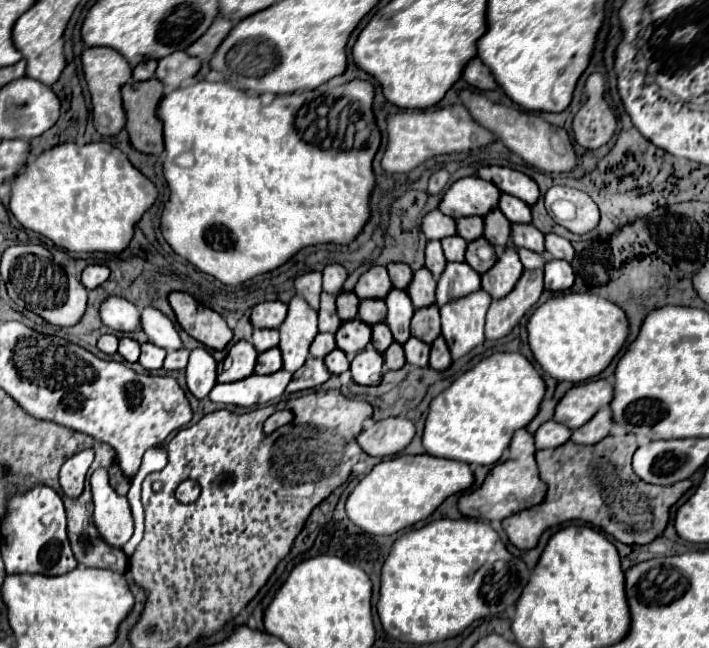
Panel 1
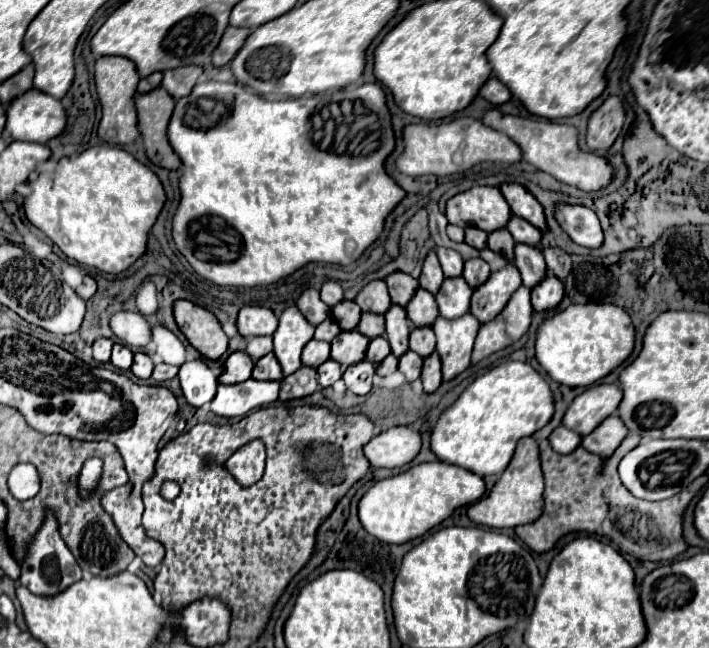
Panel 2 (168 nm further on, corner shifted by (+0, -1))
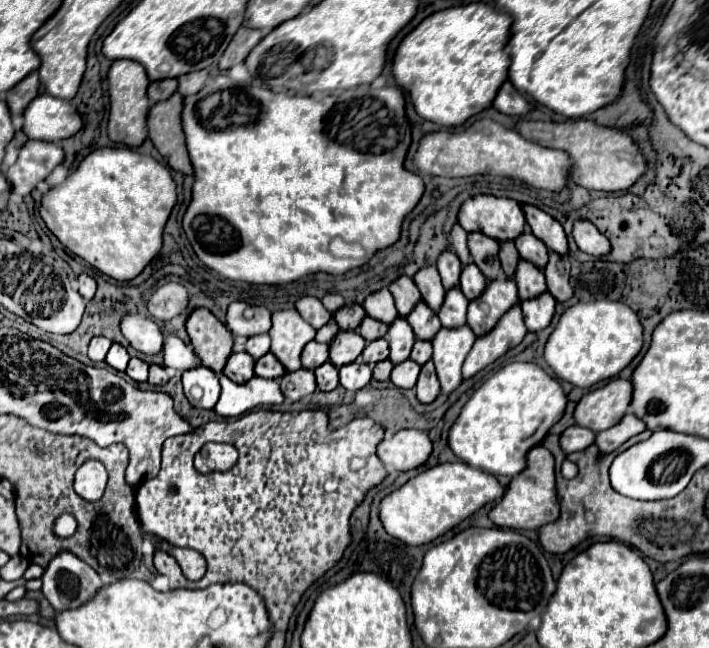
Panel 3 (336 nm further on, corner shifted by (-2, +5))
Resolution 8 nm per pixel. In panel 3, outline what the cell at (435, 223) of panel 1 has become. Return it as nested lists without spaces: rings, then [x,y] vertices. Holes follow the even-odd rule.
[[[455,224],[455,226],[451,228],[449,238],[451,238],[451,244],[453,244],[455,254],[461,258],[463,264],[467,264],[467,262],[471,260],[471,258],[469,258],[469,250],[467,250],[467,232],[463,232],[463,228],[461,228],[459,224]]]

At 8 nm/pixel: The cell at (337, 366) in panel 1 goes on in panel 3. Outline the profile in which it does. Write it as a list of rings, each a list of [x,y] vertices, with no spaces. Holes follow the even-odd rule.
[[[331,362],[321,364],[321,366],[315,370],[315,376],[317,376],[317,386],[319,386],[321,390],[325,390],[325,392],[337,388],[337,384],[339,384],[339,368],[333,366]]]

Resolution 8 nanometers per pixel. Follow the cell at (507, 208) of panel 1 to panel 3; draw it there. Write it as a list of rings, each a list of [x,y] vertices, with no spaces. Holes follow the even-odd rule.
[[[525,230],[519,238],[515,238],[515,244],[517,244],[519,254],[525,260],[531,260],[533,264],[539,264],[539,268],[545,268],[545,264],[547,264],[547,248],[539,238],[535,238],[535,234]]]

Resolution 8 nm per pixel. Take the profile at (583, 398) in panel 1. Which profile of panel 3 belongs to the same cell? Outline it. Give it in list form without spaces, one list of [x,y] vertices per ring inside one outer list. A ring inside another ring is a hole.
[[[613,378],[605,386],[585,394],[575,408],[575,424],[593,432],[607,430],[621,420],[631,404],[631,382]]]

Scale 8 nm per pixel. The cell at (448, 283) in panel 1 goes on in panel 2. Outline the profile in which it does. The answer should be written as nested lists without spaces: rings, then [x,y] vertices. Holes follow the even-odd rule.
[[[447,278],[441,284],[441,290],[437,294],[439,314],[449,320],[459,318],[461,314],[467,314],[471,294],[473,294],[473,290],[467,286],[467,282],[463,278]]]

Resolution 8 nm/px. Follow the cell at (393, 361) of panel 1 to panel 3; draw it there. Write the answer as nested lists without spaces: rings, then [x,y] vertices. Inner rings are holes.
[[[387,358],[387,360],[379,362],[379,364],[373,368],[373,378],[375,378],[375,380],[387,380],[389,374],[391,374],[391,370],[393,370],[393,362]]]

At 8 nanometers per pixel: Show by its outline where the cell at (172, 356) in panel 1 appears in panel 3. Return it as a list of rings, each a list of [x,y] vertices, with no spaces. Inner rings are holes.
[[[151,364],[151,368],[149,368],[149,382],[151,384],[165,384],[171,376],[169,376],[171,372],[165,368],[165,366],[159,366],[159,364]]]

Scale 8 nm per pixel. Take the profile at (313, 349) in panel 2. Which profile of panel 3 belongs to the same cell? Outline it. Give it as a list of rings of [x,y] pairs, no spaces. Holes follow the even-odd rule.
[[[311,340],[303,348],[303,354],[301,354],[303,368],[311,368],[311,370],[315,370],[323,362],[327,362],[327,358],[329,358],[329,346],[321,344],[321,342],[315,342],[315,340]]]

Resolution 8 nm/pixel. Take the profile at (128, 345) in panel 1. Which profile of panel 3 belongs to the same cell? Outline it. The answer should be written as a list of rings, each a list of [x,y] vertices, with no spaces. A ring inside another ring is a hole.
[[[113,344],[113,346],[109,348],[109,352],[107,352],[105,362],[107,362],[111,368],[123,372],[123,370],[127,368],[129,358],[131,358],[131,356],[127,354],[127,348],[125,348],[125,346],[121,346],[121,344]]]

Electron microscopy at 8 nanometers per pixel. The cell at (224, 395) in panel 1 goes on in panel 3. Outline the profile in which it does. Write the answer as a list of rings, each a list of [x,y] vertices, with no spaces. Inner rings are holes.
[[[221,374],[221,396],[215,404],[215,412],[225,418],[235,418],[253,410],[261,404],[281,404],[283,394],[279,390],[279,380],[267,380],[253,376],[245,384],[235,384]]]

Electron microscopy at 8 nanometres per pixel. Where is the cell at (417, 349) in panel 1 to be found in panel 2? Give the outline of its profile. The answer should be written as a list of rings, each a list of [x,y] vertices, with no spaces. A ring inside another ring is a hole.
[[[405,352],[399,358],[399,372],[405,376],[407,382],[415,382],[421,374],[421,366],[423,366],[423,358],[419,358],[415,352]]]

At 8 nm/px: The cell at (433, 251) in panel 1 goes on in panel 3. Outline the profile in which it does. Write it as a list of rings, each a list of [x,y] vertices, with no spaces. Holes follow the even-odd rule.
[[[425,266],[421,268],[415,276],[413,276],[423,300],[437,312],[443,304],[443,298],[445,298],[445,288],[441,284],[441,276],[437,272],[435,266]]]

